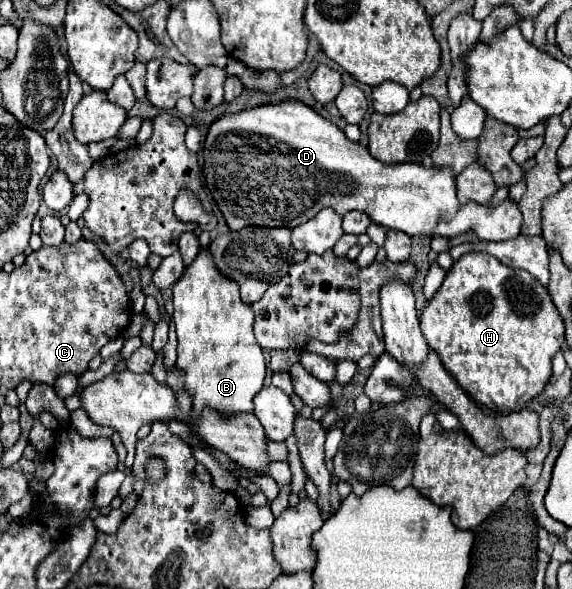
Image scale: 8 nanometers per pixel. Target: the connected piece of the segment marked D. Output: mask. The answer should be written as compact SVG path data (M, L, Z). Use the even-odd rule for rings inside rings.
M285 99L279 103L257 105L239 113L221 115L209 127L203 145L203 159L203 175L207 179L205 183L231 231L239 231L247 225L293 229L315 217L325 207L331 207L341 217L353 209L363 211L371 217L373 223L379 223L385 229L403 231L409 237L441 235L453 239L463 233L475 233L479 239L507 241L519 237L523 225L519 203L513 199L507 197L499 205L479 205L475 201L461 203L457 199L455 187L457 175L451 167L423 167L421 163L381 163L369 153L367 147L349 141L337 125L297 99Z

